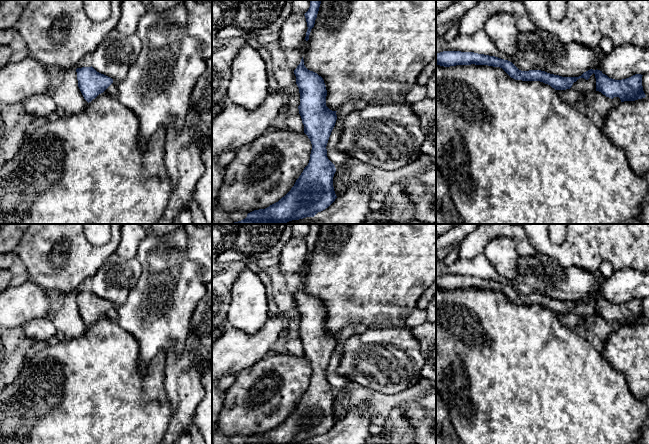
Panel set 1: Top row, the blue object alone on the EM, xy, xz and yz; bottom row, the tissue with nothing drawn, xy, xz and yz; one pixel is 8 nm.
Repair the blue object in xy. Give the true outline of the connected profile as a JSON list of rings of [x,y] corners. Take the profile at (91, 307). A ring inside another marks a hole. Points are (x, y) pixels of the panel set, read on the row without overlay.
[[[92,290],[77,292],[76,296],[78,311],[88,327],[113,307],[112,302],[97,296]]]

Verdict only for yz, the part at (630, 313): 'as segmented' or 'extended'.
as segmented

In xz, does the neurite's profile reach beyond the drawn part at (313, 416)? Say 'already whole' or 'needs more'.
already whole

